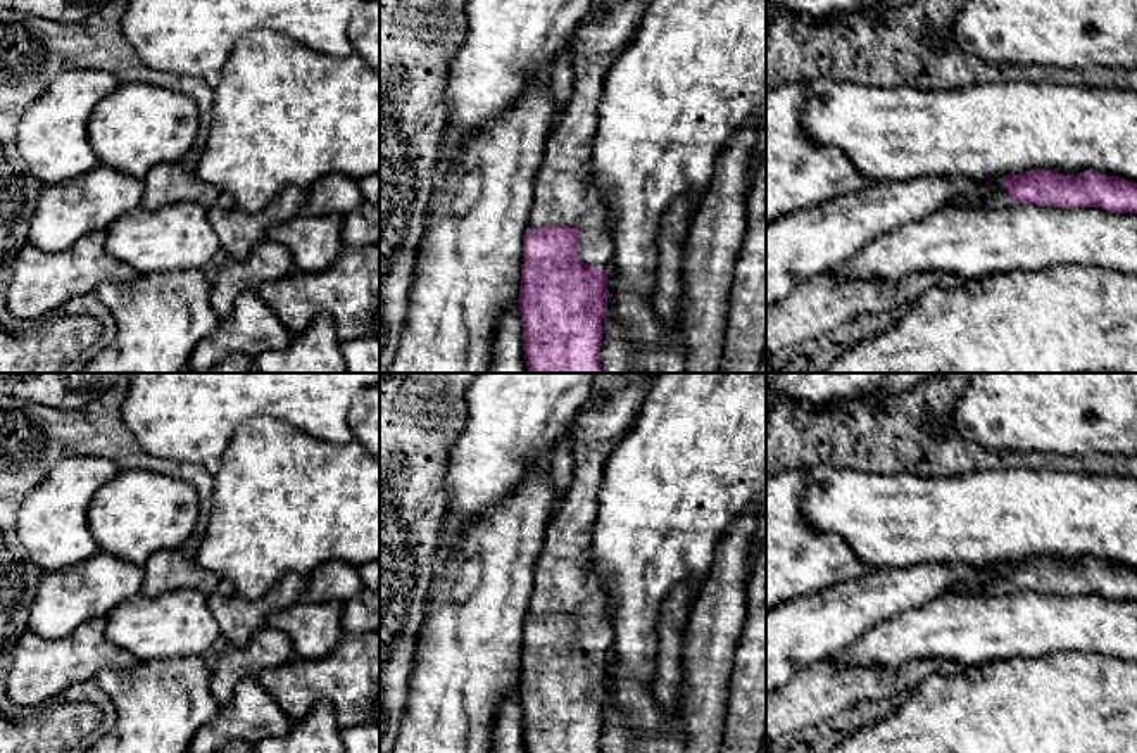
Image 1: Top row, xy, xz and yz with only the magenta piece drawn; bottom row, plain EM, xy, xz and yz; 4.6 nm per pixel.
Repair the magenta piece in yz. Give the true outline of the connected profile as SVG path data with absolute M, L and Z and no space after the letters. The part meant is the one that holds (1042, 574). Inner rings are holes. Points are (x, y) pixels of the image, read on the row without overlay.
M1033 556L980 568L989 573L985 584L958 585L954 592L1006 594L1011 589L1028 589L1061 596L1101 594L1111 599L1137 601L1137 570L1120 563L1106 563L1092 556L1073 563L1051 556Z

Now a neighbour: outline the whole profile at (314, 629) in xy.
M298 594L273 604L267 625L281 630L302 658L323 658L345 636L340 622L340 601L309 601Z

